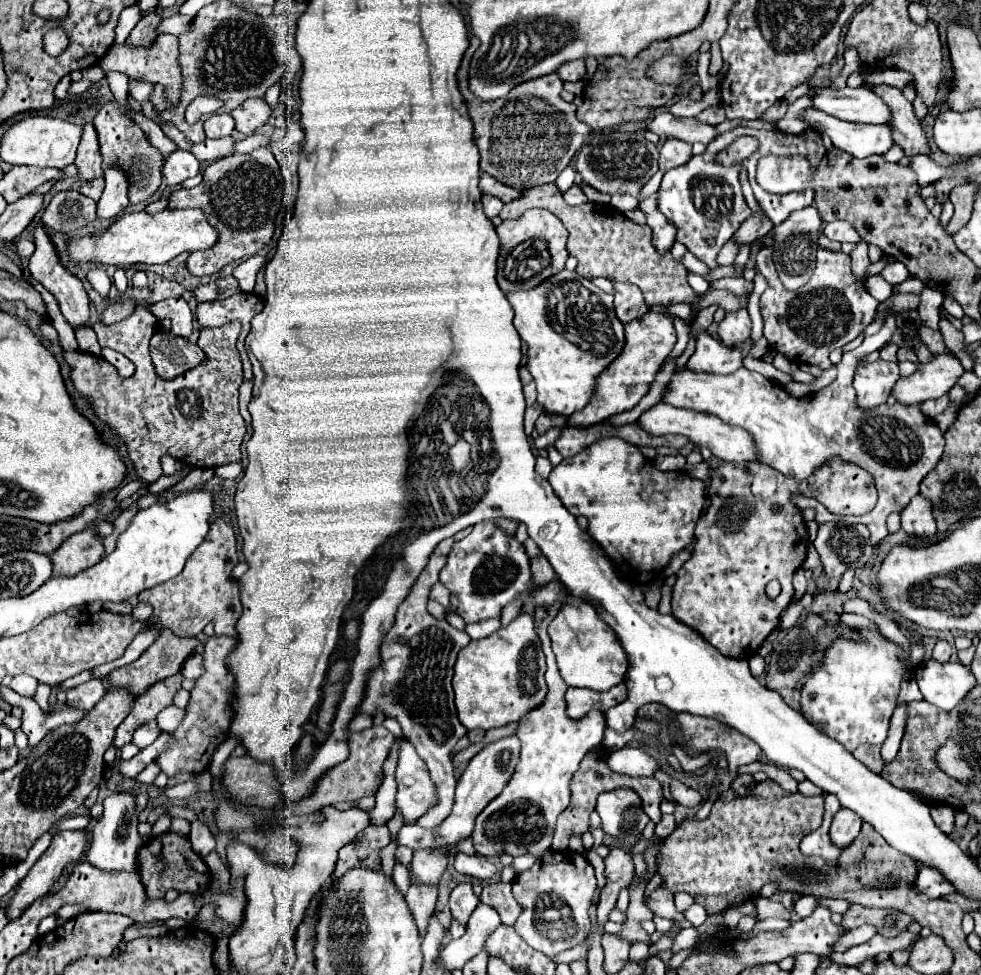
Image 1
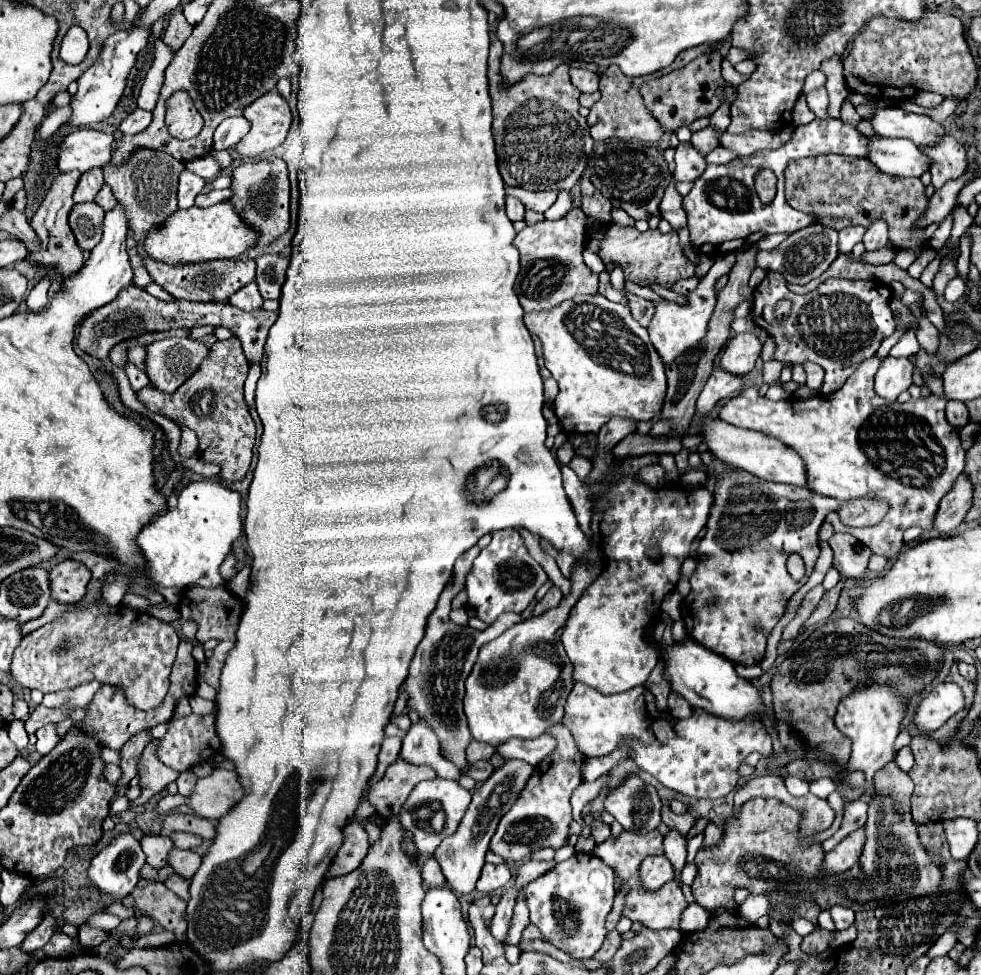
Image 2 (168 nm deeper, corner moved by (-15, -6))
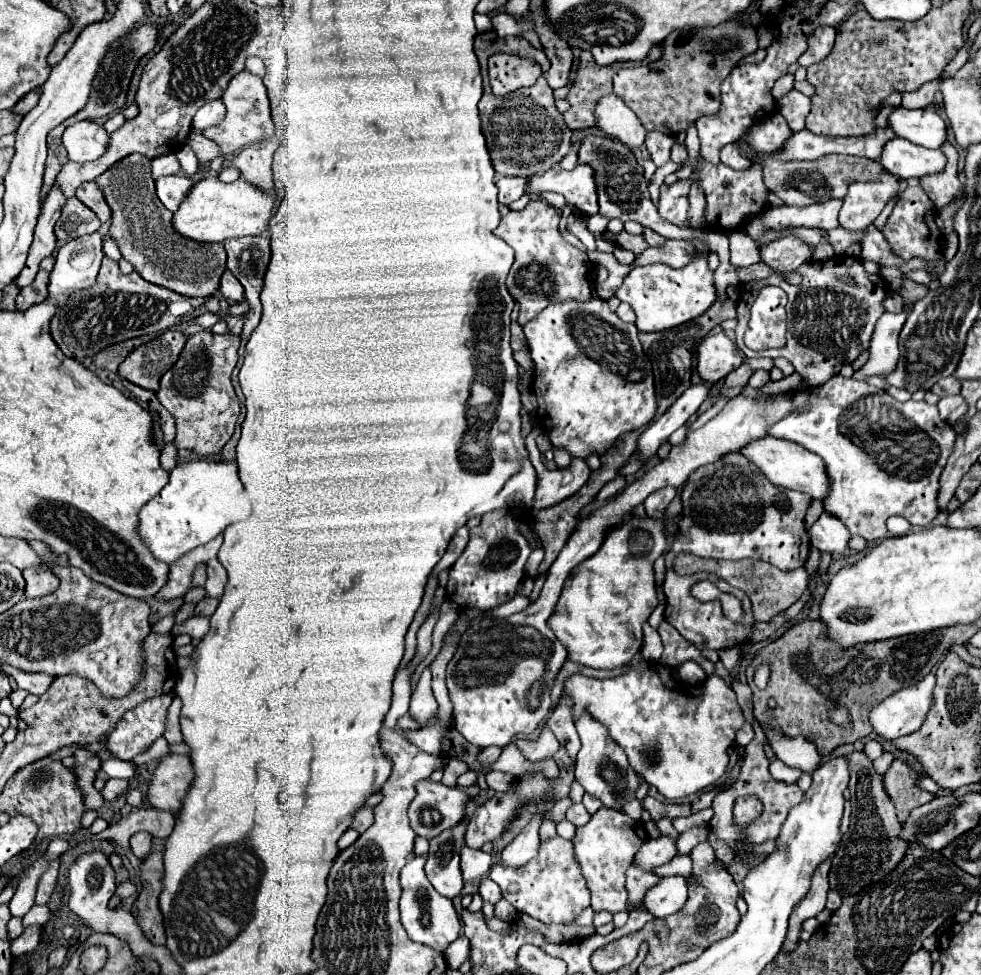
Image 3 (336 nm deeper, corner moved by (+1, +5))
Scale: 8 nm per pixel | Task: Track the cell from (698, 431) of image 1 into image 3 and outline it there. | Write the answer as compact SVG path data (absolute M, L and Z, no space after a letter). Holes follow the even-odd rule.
M764 436L764 438L748 442L740 452L752 464L756 464L758 470L764 472L766 478L772 484L804 492L804 494L808 494L808 496L812 496L816 500L826 498L826 494L828 494L828 476L826 476L824 462L816 454L808 452L804 446L794 444L790 440L780 440L780 438L774 438L774 436Z

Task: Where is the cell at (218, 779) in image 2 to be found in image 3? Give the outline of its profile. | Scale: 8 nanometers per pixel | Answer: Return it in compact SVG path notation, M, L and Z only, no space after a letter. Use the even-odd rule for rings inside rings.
M172 754L156 766L146 800L160 810L180 810L194 776L192 760L188 756Z

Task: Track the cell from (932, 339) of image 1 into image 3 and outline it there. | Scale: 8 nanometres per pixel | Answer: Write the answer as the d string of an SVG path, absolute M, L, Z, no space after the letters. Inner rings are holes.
M758 262L758 264L752 264L748 268L740 268L738 276L740 276L740 282L750 282L750 280L760 280L760 278L768 278L770 274L774 274L774 270L770 270L764 262Z

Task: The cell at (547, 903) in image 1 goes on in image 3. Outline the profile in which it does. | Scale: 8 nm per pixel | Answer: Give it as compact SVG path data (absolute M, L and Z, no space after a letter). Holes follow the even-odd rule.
M560 836L542 842L538 856L522 868L506 868L496 860L490 870L490 878L496 880L502 890L502 896L520 914L528 914L544 924L570 926L576 916L580 916L582 910L590 906L590 892L584 882L584 874L580 874L580 864L574 856L574 846L570 840L564 840Z

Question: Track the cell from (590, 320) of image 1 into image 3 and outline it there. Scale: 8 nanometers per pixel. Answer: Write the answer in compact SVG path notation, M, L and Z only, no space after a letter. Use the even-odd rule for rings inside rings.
M592 296L588 302L552 302L552 306L546 306L524 326L524 334L534 360L532 390L538 400L536 422L554 446L564 448L578 458L588 458L592 452L604 454L620 434L636 430L652 420L656 412L654 376L652 366L642 352L638 328L636 324L624 324L618 314L608 308L606 300Z

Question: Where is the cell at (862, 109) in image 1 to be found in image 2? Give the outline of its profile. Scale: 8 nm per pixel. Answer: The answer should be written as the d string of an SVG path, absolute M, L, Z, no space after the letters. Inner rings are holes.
M900 107L876 109L876 115L870 119L870 123L882 137L904 137L924 147L938 145L946 135L946 129L932 117L908 113Z

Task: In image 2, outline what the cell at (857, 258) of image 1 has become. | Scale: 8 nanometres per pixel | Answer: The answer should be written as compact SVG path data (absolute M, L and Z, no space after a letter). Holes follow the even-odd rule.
M876 219L870 223L870 227L866 227L864 239L862 243L866 245L866 251L876 251L888 245L888 225L882 219Z

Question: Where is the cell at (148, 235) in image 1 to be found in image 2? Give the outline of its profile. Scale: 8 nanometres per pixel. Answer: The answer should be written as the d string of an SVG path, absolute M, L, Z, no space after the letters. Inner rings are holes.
M220 201L212 207L192 207L180 209L160 227L148 233L144 249L150 257L158 261L168 261L170 265L186 261L210 261L210 259L232 259L246 253L258 239L258 231L244 223L230 201Z

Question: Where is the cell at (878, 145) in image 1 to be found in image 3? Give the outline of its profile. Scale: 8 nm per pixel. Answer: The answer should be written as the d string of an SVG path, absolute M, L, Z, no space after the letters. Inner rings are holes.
M896 136L884 144L878 162L894 176L920 178L930 172L940 172L946 164L946 158L940 150L922 148L908 142L906 138Z

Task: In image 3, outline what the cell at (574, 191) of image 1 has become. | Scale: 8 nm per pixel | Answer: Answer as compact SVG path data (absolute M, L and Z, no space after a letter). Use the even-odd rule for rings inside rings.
M532 200L524 210L510 210L500 226L494 230L498 238L510 244L516 252L516 260L508 272L506 286L516 304L520 306L518 322L524 326L536 318L550 302L564 302L570 298L588 300L592 296L590 288L590 270L592 262L576 246L564 242L558 232L560 212L542 200Z

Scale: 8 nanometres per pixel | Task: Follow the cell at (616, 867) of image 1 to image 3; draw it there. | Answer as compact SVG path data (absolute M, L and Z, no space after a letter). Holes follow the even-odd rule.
M662 836L658 840L646 840L642 848L634 856L634 864L642 870L652 872L658 866L668 864L676 856L676 844L668 838Z

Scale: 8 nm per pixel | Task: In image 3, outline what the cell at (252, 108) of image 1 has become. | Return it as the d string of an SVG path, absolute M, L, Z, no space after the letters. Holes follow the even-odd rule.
M248 70L234 76L232 82L228 84L228 90L222 94L222 102L228 110L224 122L220 126L208 128L204 132L206 138L210 138L212 142L216 142L220 146L222 154L238 152L244 146L266 140L274 134L274 122L272 122L272 116L270 116L270 102L268 102L268 96L266 96L266 86L264 86L260 76L256 76Z

